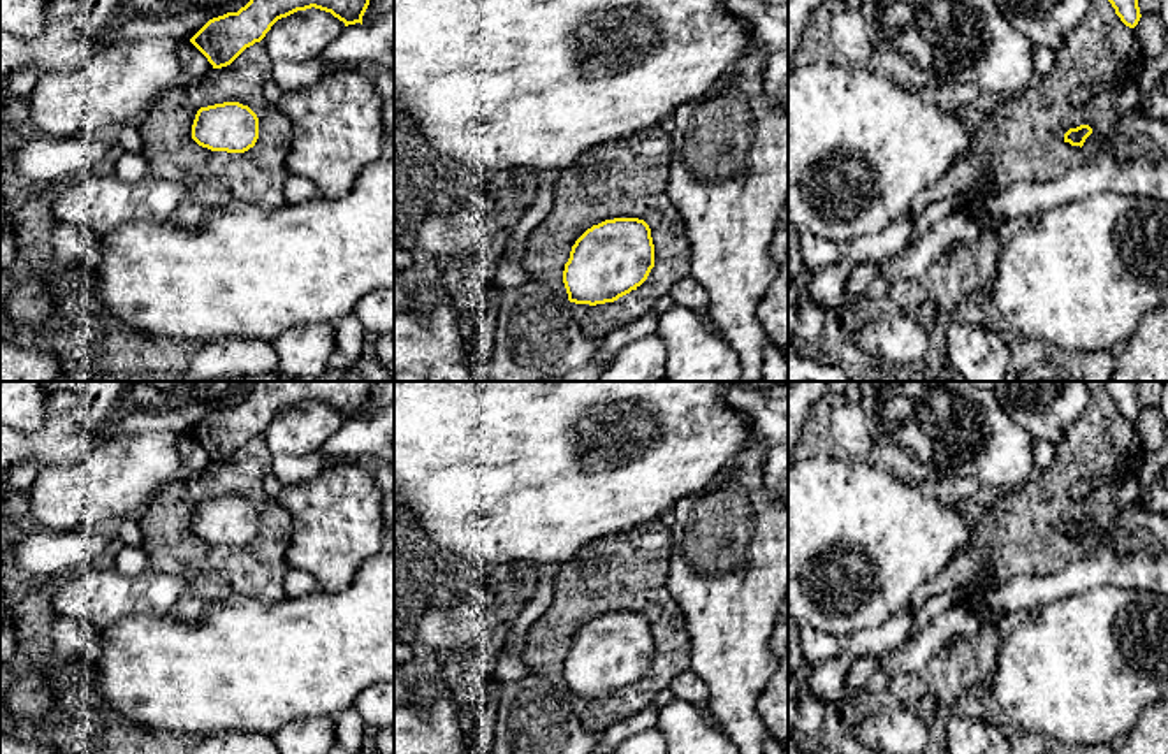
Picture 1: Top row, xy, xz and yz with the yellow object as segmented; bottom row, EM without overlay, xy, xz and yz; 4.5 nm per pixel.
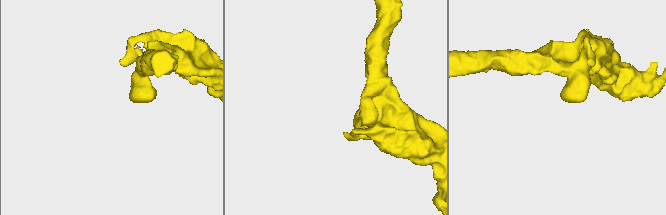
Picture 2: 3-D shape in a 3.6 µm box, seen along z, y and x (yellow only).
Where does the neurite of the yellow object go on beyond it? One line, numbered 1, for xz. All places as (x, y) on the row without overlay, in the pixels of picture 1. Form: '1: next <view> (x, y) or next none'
1: next none

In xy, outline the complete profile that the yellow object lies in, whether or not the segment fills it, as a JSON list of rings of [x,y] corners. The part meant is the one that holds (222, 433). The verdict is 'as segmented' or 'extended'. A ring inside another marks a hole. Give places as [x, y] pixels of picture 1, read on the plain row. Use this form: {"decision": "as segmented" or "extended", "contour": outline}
{"decision": "as segmented", "contour": [[[255,381],[245,401],[209,413],[190,436],[213,462],[222,462],[260,436],[278,413],[297,404],[315,401],[331,406],[345,420],[362,418],[371,388],[371,381]]]}

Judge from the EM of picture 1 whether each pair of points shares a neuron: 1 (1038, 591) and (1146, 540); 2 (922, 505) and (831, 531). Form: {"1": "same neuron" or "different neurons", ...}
{"1": "same neuron", "2": "same neuron"}

